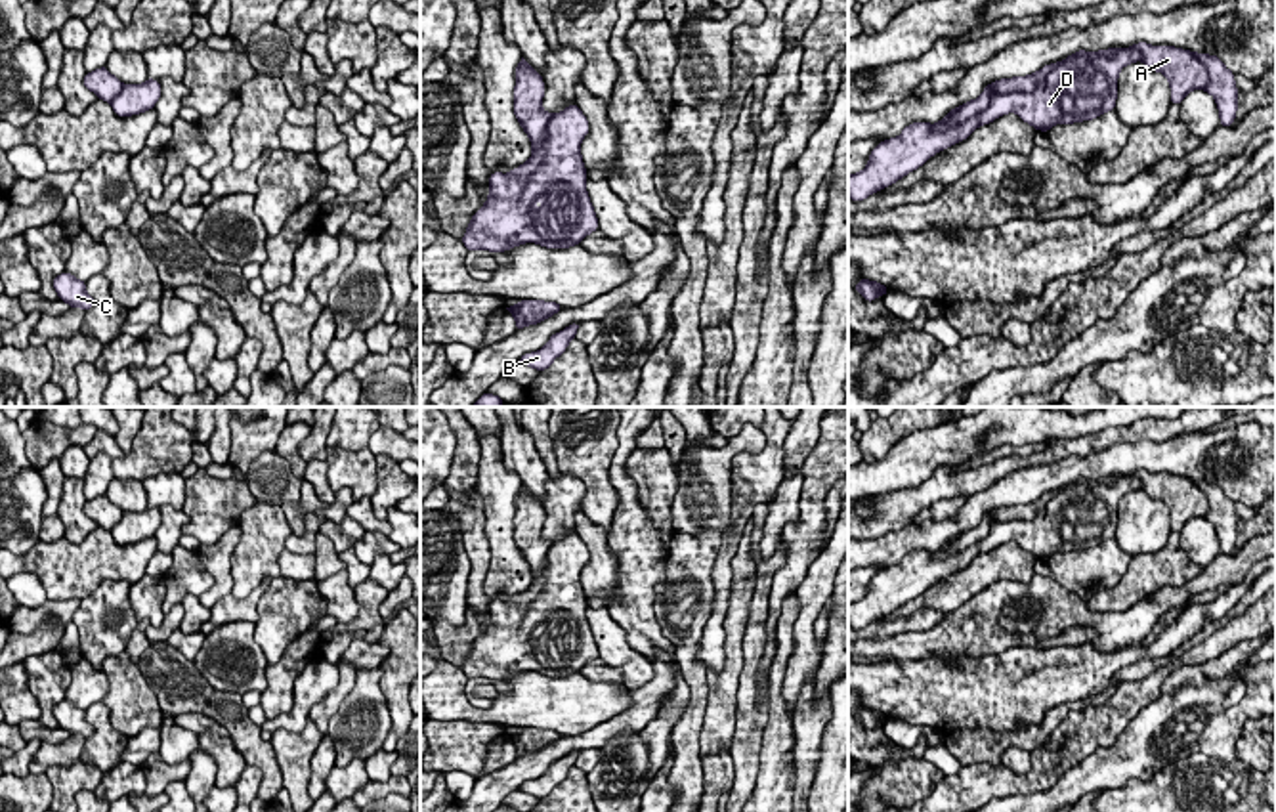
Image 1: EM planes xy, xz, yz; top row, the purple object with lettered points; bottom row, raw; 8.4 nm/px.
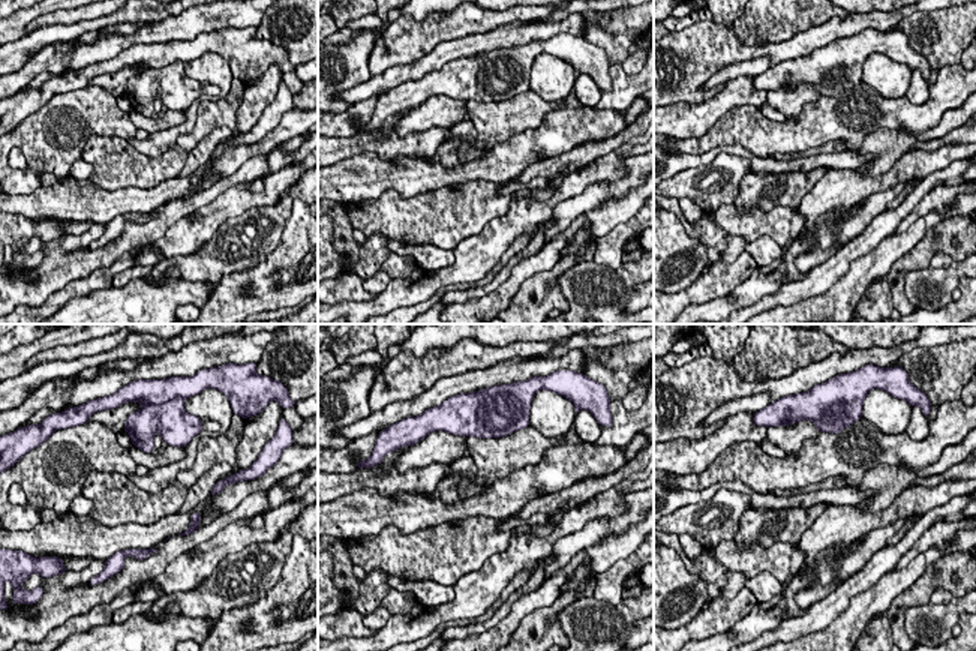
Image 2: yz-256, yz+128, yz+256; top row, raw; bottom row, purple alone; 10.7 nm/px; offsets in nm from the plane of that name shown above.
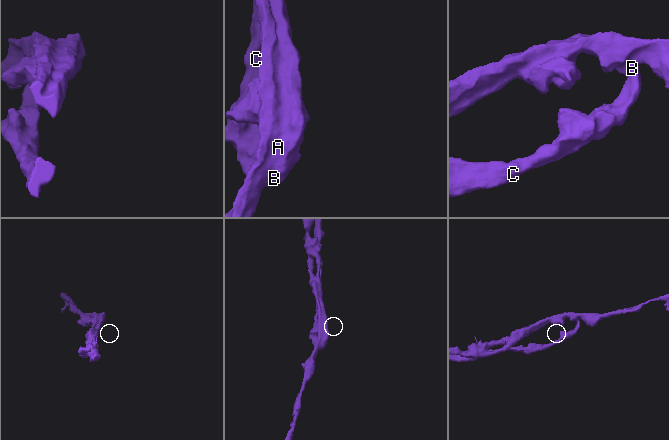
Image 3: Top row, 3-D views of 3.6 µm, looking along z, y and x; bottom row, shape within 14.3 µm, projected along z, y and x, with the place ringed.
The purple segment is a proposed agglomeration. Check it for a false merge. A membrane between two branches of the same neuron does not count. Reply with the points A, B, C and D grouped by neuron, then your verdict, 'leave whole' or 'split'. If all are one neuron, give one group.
A / B C D | split

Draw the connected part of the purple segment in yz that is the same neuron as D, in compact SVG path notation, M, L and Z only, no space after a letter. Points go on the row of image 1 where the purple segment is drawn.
M1133 48L1095 59L1077 57L1054 67L1033 92L993 94L986 111L946 132L934 132L928 122L913 122L898 138L881 141L867 166L848 176L848 197L856 203L867 199L1007 113L1049 132L1054 124L1093 120L1114 111L1119 71L1135 61L1140 61L1140 53Z

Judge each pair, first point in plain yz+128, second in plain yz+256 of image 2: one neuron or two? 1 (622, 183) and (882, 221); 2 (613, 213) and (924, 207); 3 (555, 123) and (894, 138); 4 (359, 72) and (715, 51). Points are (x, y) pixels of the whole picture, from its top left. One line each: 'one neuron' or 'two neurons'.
1: one neuron
2: two neurons
3: one neuron
4: one neuron

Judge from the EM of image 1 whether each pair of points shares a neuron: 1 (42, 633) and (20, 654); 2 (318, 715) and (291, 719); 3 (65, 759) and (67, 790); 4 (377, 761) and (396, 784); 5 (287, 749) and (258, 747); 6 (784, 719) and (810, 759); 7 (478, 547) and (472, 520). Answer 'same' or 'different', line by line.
1: same
2: different
3: different
4: different
5: different
6: different
7: same

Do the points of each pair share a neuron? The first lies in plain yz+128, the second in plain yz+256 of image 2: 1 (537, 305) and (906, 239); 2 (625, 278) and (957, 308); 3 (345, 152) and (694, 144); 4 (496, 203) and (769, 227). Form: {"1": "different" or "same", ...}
{"1": "different", "2": "different", "3": "same", "4": "same"}

